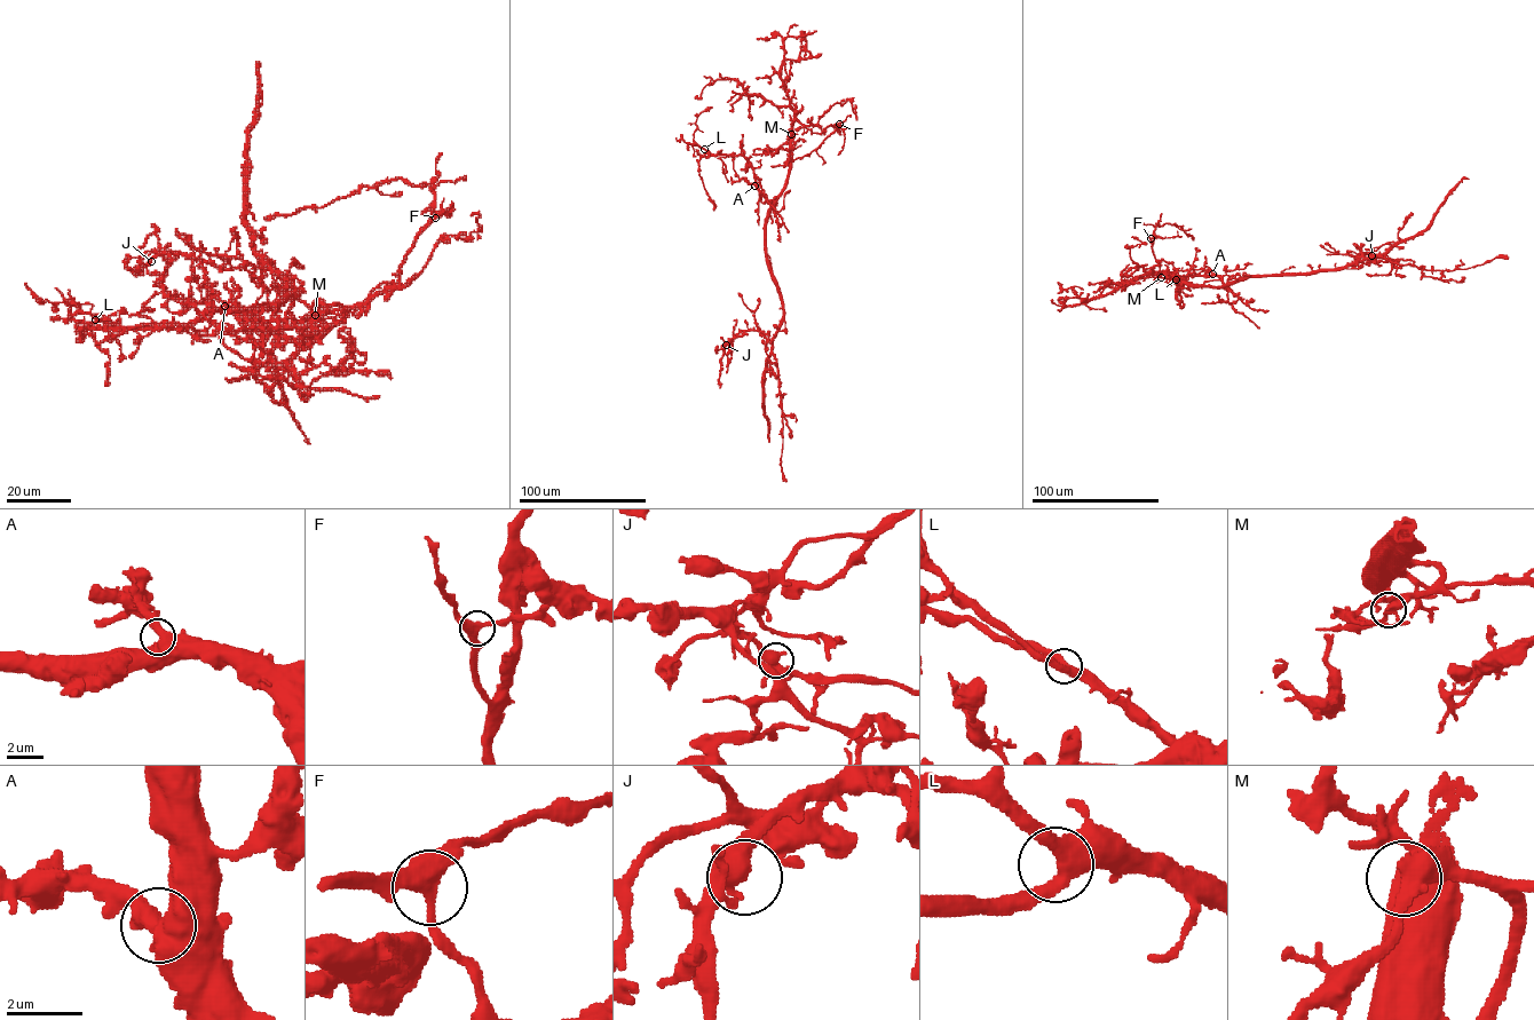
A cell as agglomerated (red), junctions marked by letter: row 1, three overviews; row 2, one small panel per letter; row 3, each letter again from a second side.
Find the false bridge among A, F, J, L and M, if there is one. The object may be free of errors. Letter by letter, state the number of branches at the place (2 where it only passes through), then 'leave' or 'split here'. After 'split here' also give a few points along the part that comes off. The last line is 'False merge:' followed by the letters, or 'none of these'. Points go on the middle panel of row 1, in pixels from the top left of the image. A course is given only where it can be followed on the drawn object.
A: 3 | leave
F: 3 | leave
J: 3 | leave
L: 3 | leave
M: 3 | leave
False merge: none of these

